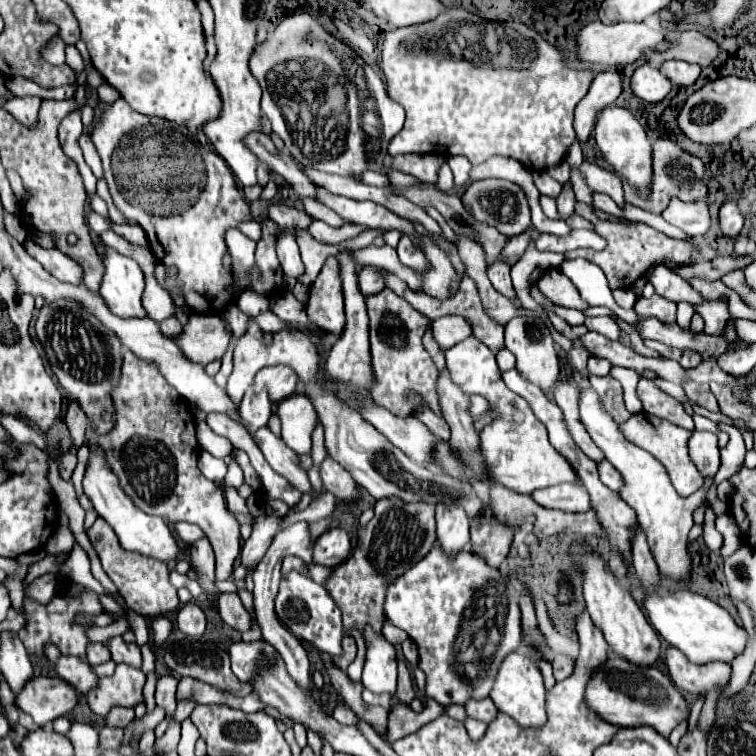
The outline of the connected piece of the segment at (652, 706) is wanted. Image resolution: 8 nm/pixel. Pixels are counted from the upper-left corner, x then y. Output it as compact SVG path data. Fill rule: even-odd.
M609 656L607 664L595 672L597 676L587 686L587 704L607 722L615 726L649 724L661 736L669 736L683 720L689 718L689 704L685 696L673 686L669 676L657 668L633 666L619 656Z

